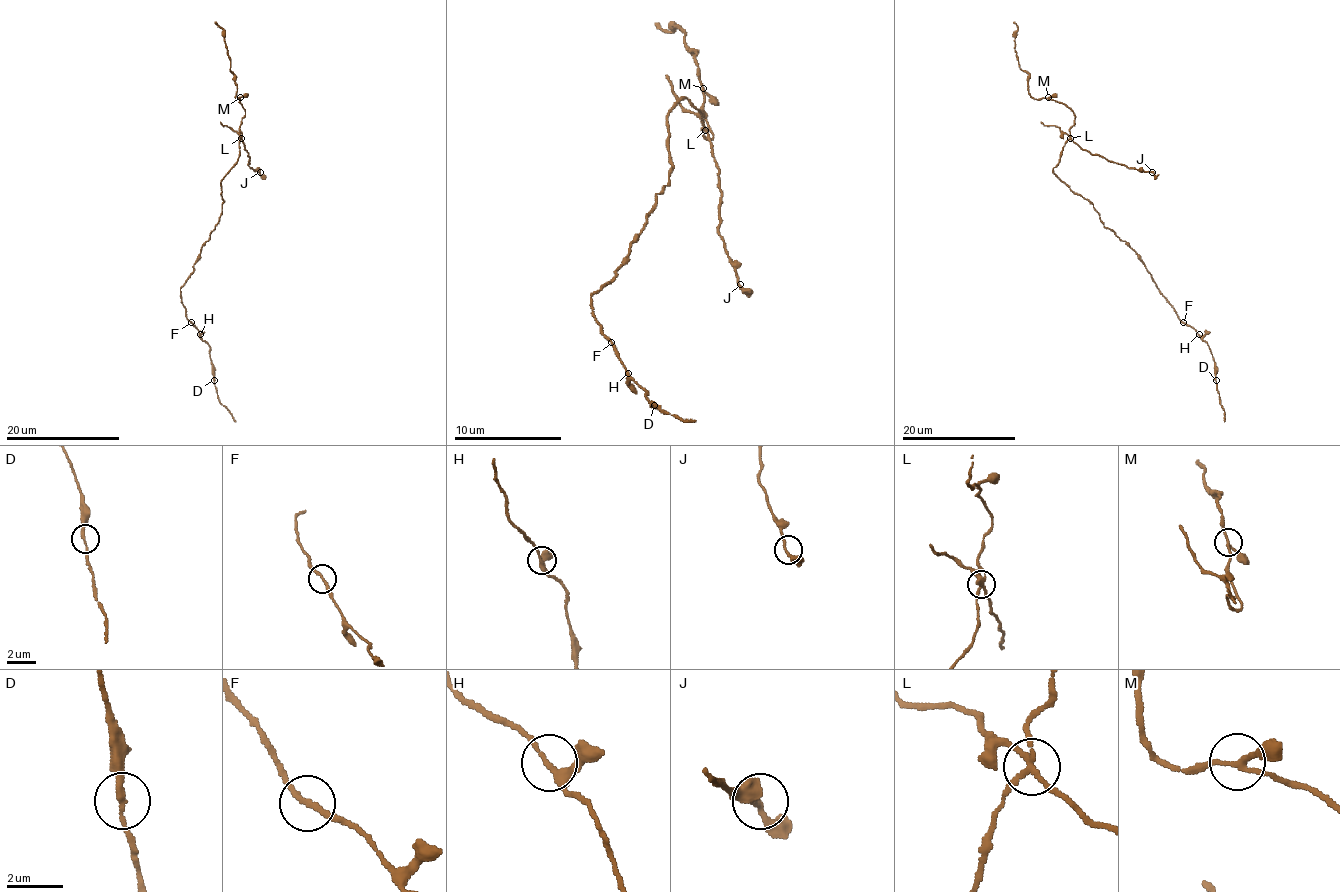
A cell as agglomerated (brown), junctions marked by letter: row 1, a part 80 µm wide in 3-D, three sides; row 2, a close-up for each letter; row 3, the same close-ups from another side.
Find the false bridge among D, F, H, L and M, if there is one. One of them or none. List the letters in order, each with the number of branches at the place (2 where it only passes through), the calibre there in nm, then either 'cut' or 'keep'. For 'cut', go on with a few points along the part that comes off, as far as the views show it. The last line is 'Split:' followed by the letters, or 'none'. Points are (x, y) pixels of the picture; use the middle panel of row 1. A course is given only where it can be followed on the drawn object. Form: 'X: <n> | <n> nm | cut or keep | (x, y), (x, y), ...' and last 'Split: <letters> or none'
D: 2 | 200 nm | keep
F: 2 | 190 nm | keep
H: 3 | 200 nm | keep
L: 4 | 170 nm | cut | (705, 131), (722, 193), (719, 230), (738, 284), (748, 297)
M: 3 | 160 nm | keep
Split: L

